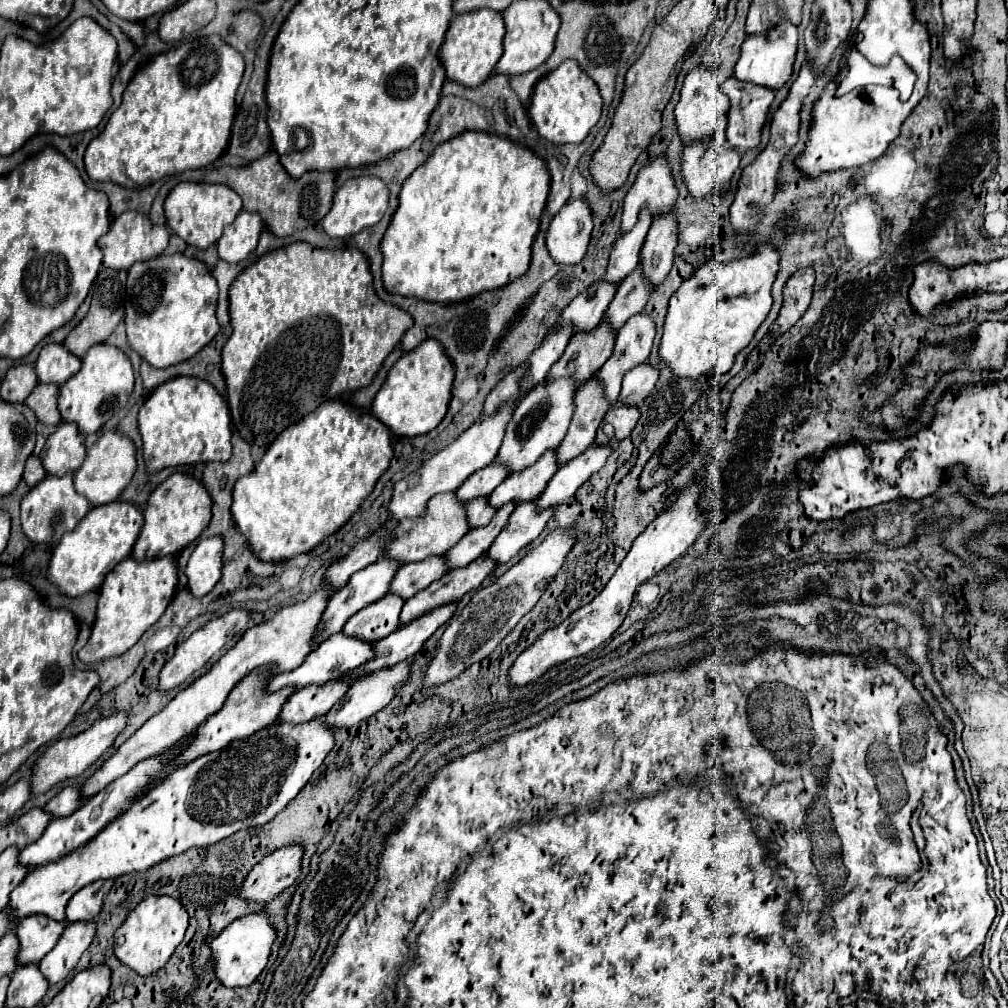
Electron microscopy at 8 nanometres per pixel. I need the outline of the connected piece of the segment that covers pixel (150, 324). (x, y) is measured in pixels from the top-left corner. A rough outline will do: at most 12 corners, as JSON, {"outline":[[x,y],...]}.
{"outline":[[181,253],[129,269],[125,329],[153,367],[221,329],[217,281]]}

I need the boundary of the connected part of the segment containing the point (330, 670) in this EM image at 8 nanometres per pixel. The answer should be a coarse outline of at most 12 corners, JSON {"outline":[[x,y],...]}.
{"outline":[[333,635],[265,693],[323,685],[373,657],[373,647]]}

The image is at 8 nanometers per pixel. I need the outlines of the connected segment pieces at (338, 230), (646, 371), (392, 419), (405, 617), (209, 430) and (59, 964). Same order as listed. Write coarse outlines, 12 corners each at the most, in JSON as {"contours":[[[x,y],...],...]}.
{"contours":[[[377,177],[347,179],[323,219],[329,237],[375,225],[389,207]],[[647,363],[623,379],[619,403],[637,407],[653,391],[657,373]],[[425,339],[405,353],[371,413],[395,435],[433,431],[447,413],[453,363]],[[469,563],[407,599],[399,623],[457,603],[495,567]],[[175,377],[139,409],[151,473],[227,461],[229,407]],[[95,921],[69,923],[39,961],[51,985],[75,969],[93,943]]]}

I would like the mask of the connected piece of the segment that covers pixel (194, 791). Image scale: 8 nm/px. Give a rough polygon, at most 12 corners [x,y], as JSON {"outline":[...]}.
{"outline":[[321,719],[177,767],[29,871],[17,919],[265,825],[331,751]]}

